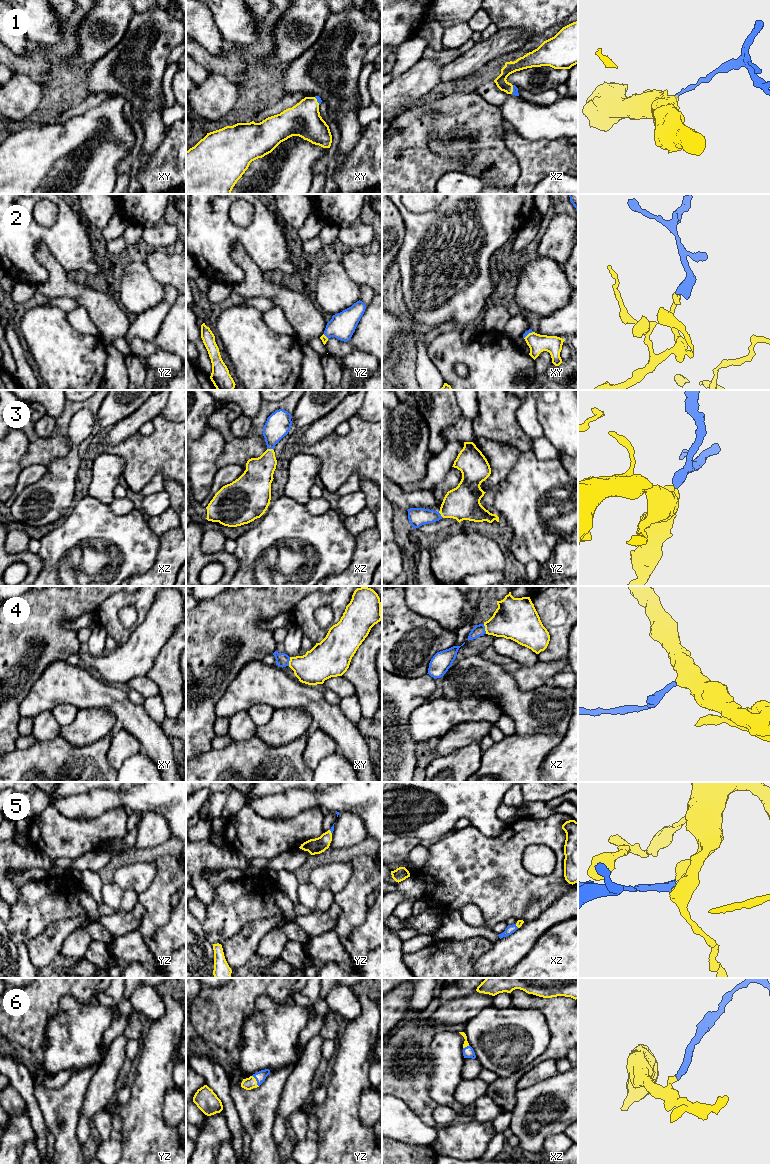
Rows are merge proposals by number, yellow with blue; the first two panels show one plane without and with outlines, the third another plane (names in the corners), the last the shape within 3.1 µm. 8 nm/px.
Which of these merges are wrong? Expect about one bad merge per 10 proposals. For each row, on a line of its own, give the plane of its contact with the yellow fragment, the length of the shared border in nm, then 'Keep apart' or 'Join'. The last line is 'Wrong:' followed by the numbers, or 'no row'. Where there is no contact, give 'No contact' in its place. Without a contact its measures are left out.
1: Touches yellow in xz. Shared border 70 nm. Join
2: Touches yellow in xy. Shared border 90 nm. Join
3: Touches yellow in xz. Shared border 60 nm. Join
4: Touches yellow in xz. Shared border 80 nm. Join
5: Touches yellow in xz. Shared border 40 nm. Join
6: Touches yellow in yz. Shared border 110 nm. Join
Wrong: no row

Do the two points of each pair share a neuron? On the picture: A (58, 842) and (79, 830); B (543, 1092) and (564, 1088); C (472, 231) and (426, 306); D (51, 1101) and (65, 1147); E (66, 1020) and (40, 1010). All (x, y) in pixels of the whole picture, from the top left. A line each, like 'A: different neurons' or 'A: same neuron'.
A: same neuron
B: same neuron
C: same neuron
D: same neuron
E: different neurons

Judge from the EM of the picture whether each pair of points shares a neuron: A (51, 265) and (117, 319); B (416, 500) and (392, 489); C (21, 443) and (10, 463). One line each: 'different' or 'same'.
A: same
B: same
C: same

